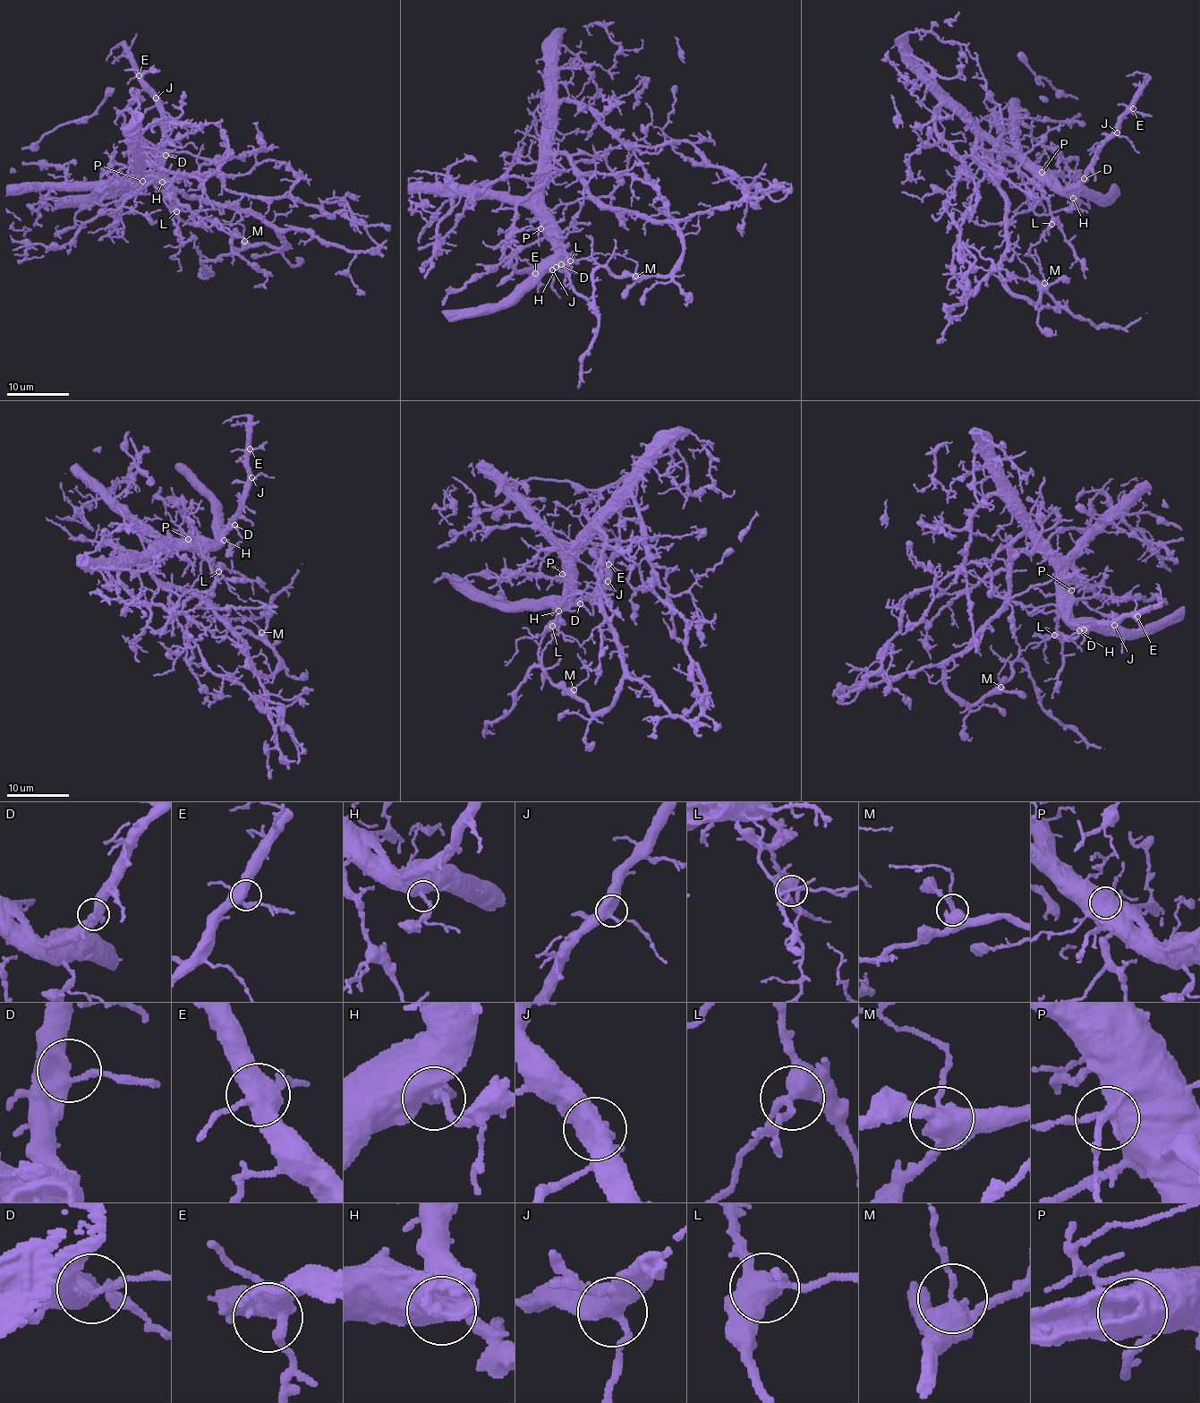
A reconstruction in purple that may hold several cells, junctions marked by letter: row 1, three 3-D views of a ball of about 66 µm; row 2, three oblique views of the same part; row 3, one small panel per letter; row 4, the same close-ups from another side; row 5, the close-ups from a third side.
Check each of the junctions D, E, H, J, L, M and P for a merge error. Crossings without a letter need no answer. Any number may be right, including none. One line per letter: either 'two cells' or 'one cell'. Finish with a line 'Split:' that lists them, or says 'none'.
D: one cell
E: one cell
H: one cell
J: one cell
L: one cell
M: one cell
P: one cell
Split: none

